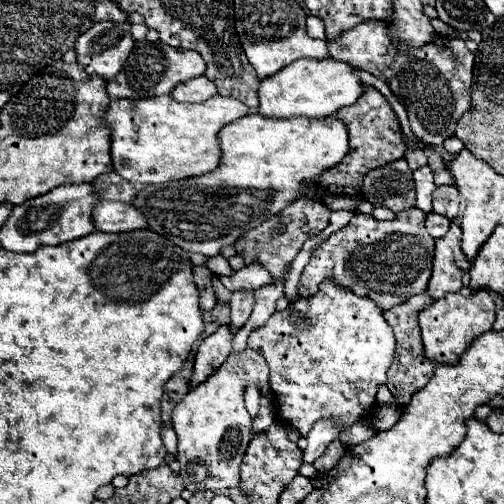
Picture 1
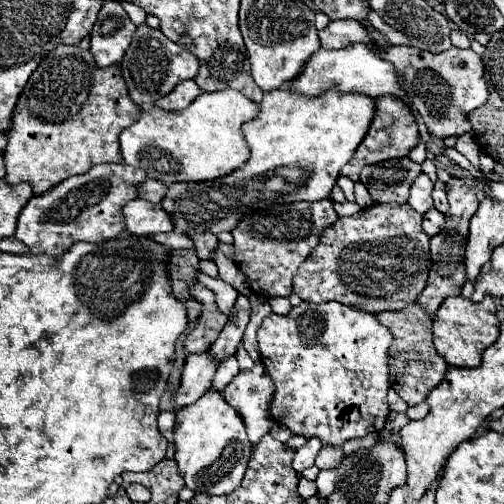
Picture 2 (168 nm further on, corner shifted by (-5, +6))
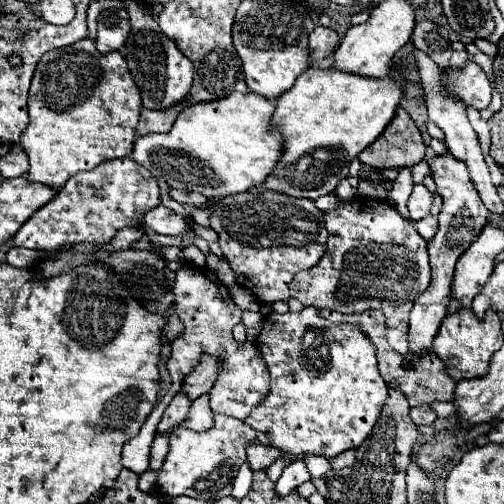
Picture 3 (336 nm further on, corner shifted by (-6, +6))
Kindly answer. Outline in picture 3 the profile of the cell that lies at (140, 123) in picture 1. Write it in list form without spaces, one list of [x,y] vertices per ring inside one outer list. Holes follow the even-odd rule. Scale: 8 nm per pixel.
[[[232,92],[230,96],[212,102],[196,102],[186,110],[182,110],[182,114],[178,114],[170,132],[140,136],[134,142],[130,158],[142,164],[146,170],[150,170],[154,178],[166,180],[170,188],[182,188],[182,190],[186,188],[192,192],[200,192],[208,198],[224,198],[230,194],[246,192],[252,186],[258,186],[258,182],[262,182],[270,174],[270,170],[280,158],[282,150],[280,134],[268,132],[272,114],[274,114],[274,104],[268,98],[262,98],[254,92],[248,94]]]

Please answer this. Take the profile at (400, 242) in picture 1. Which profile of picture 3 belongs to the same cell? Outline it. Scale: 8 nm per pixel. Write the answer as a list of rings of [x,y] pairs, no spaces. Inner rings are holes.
[[[354,198],[352,202],[342,202],[338,210],[326,212],[326,230],[328,244],[326,252],[316,266],[310,270],[302,270],[290,282],[290,296],[298,298],[304,306],[328,308],[342,314],[356,314],[366,310],[382,310],[388,322],[388,342],[390,346],[406,354],[408,352],[408,314],[414,300],[428,288],[430,284],[430,264],[428,264],[428,248],[426,240],[416,232],[416,222],[404,218],[392,202],[376,200],[376,198]]]

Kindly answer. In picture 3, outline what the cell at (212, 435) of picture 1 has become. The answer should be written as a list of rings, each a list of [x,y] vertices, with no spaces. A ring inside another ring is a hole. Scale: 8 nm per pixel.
[[[214,414],[214,426],[206,432],[196,432],[188,428],[176,428],[170,434],[170,450],[160,468],[158,488],[168,496],[192,496],[198,500],[214,500],[222,496],[232,496],[232,484],[246,462],[246,448],[257,438],[270,444],[265,433],[246,426],[242,420],[230,418],[226,414]]]

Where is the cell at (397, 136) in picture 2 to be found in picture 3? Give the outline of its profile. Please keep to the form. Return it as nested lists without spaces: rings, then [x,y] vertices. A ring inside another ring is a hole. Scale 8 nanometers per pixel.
[[[404,108],[396,110],[394,120],[386,130],[370,144],[358,160],[374,168],[404,168],[422,162],[426,144],[422,142],[420,130]]]

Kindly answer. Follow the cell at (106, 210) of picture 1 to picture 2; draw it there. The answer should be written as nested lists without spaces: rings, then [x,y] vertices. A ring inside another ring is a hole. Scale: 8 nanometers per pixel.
[[[141,198],[125,204],[123,208],[127,230],[137,236],[147,234],[159,234],[159,232],[173,232],[173,220],[169,220],[169,214],[161,210],[161,206],[153,202],[145,202]]]

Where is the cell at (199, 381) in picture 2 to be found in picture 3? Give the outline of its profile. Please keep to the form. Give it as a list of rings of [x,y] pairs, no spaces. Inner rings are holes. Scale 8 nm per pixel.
[[[180,388],[180,390],[176,392],[176,396],[172,398],[172,402],[168,404],[168,408],[164,410],[164,416],[162,416],[156,432],[162,434],[162,432],[168,432],[172,426],[180,424],[180,422],[186,418],[190,406],[192,406],[192,400],[190,400],[190,398],[184,394],[184,390]]]

